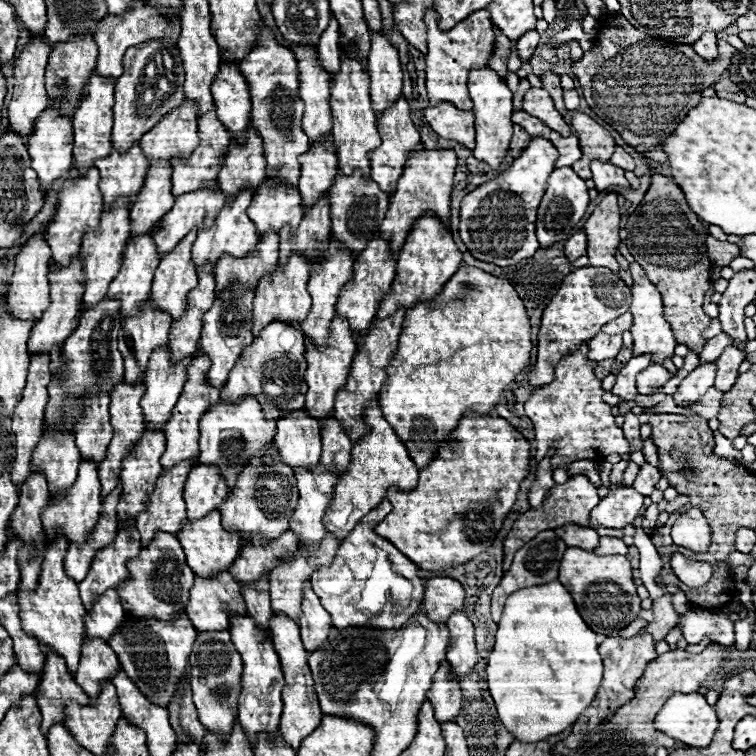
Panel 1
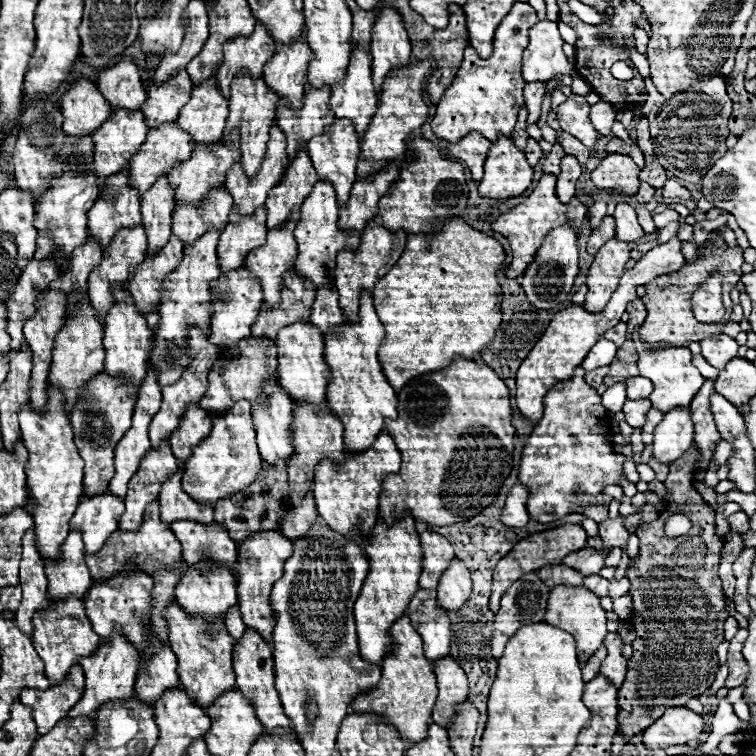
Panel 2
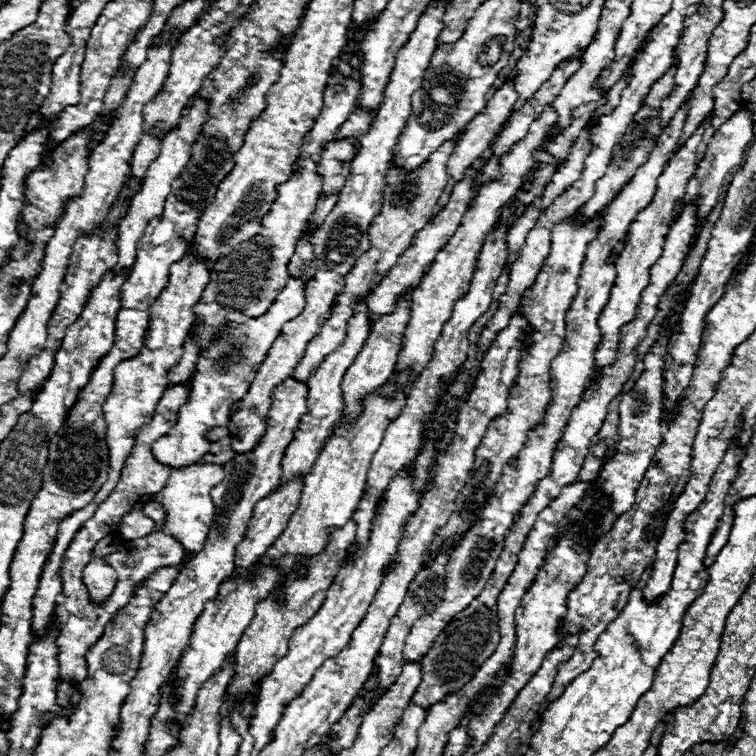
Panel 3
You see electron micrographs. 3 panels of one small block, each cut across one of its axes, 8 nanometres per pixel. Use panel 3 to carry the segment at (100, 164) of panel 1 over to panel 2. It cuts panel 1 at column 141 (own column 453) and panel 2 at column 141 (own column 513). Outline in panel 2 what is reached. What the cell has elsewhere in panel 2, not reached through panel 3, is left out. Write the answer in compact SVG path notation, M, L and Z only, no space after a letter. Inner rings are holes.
M122 60L110 68L104 68L98 78L98 90L112 108L112 114L118 108L126 112L136 112L146 102L146 92L142 88L140 72L134 60Z

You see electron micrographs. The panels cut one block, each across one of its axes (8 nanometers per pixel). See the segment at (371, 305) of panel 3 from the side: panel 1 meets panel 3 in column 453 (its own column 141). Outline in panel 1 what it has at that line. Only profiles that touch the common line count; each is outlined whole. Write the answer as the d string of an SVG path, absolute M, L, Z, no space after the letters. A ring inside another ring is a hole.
M152 164L148 176L146 176L146 182L140 190L140 196L136 200L136 204L132 204L130 208L130 238L136 238L140 234L148 234L164 214L168 214L168 210L172 208L174 204L174 196L172 196L172 182L170 182L170 176L172 176L172 166L168 164Z

